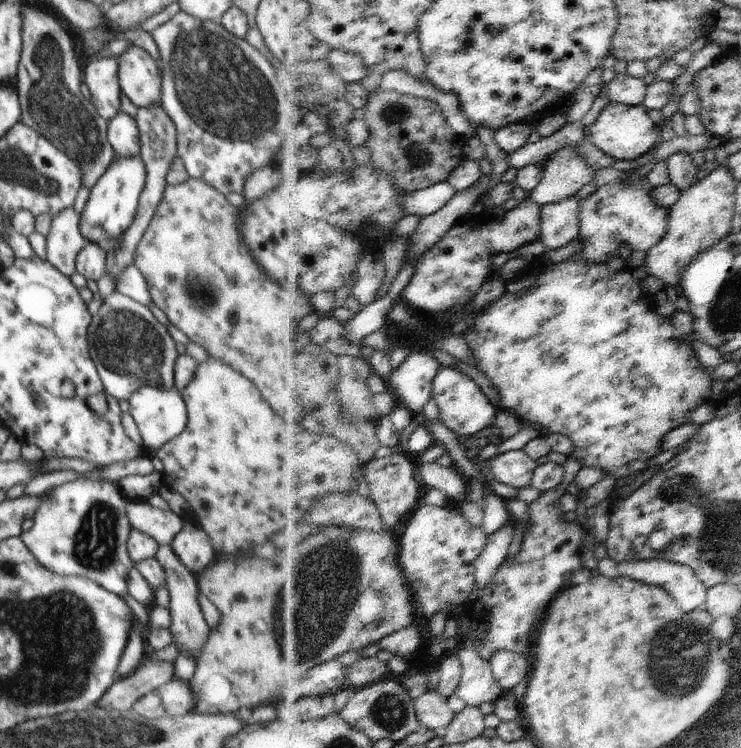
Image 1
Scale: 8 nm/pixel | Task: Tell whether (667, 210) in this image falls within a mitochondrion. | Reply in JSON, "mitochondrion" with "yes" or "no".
{"mitochondrion":"no"}

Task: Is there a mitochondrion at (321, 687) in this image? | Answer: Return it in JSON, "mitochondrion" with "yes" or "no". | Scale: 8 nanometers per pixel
{"mitochondrion":"no"}

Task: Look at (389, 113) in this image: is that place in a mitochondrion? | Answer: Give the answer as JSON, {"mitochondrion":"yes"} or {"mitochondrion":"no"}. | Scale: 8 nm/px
{"mitochondrion":"yes"}

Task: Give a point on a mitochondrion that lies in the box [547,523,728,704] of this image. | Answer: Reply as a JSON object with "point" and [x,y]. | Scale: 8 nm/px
{"point":[674,666]}

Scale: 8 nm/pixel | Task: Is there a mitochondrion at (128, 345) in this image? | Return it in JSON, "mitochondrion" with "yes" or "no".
{"mitochondrion":"yes"}

